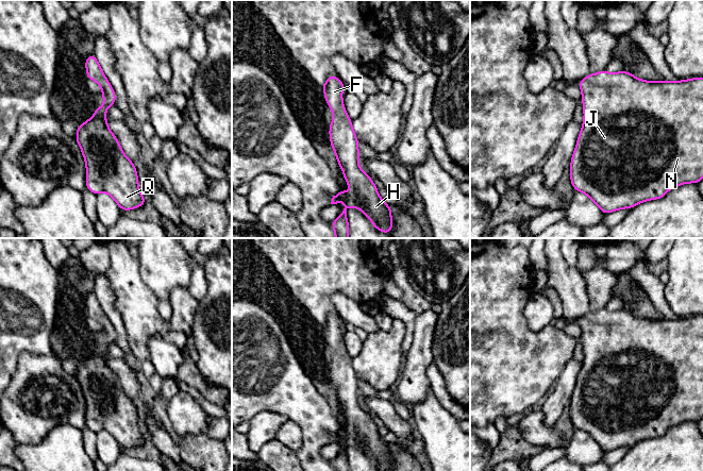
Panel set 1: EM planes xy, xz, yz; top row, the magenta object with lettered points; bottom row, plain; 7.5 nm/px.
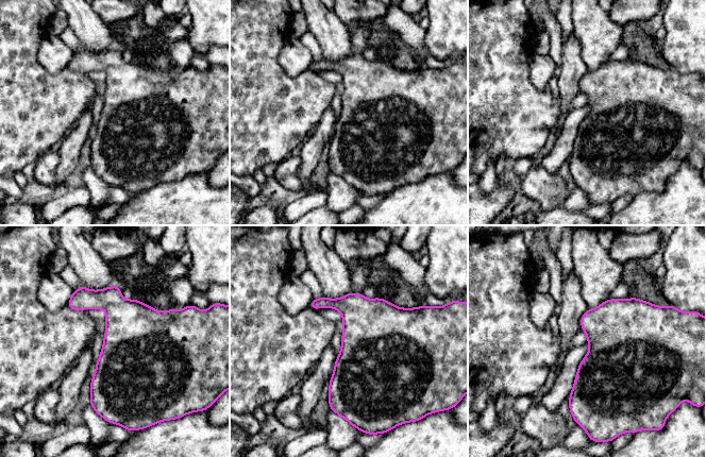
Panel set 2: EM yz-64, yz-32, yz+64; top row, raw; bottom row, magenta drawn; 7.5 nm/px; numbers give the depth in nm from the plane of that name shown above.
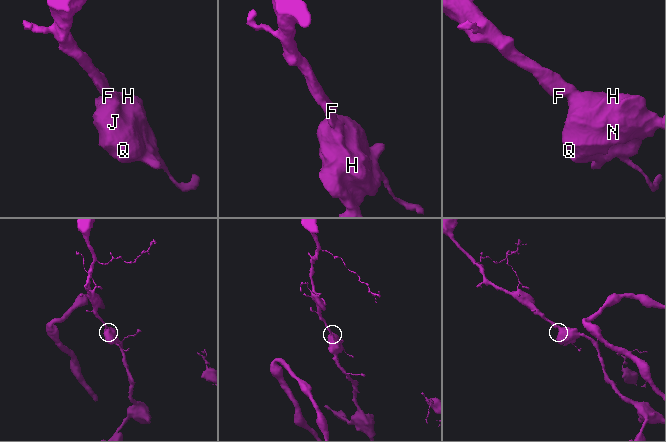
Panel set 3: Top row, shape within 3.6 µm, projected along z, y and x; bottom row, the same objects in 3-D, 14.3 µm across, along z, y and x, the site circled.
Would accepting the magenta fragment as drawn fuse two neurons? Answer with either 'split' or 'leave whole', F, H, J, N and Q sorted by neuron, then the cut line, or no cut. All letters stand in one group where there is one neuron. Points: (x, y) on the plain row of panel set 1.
leave whole | F H J N Q | no cut

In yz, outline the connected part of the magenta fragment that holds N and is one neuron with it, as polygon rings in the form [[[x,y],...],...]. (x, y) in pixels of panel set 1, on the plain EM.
[[[602,308],[595,313],[589,312],[579,320],[579,325],[582,330],[584,359],[571,396],[570,418],[573,427],[588,434],[603,452],[622,447],[632,447],[645,439],[664,436],[668,428],[673,425],[685,421],[697,422],[703,417],[703,316],[674,320],[650,320],[639,318],[624,308],[615,312]]]

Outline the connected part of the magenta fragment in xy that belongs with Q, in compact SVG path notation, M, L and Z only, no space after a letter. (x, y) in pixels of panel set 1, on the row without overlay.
M94 292L86 296L85 304L87 316L100 323L102 327L101 335L104 336L104 342L95 348L94 354L83 363L78 364L77 374L74 375L86 402L86 426L95 433L100 431L108 432L117 440L121 449L137 447L144 443L147 438L140 432L136 406L133 400L123 391L118 377L111 370L108 360L105 358L106 348L116 340L114 326L104 314Z

